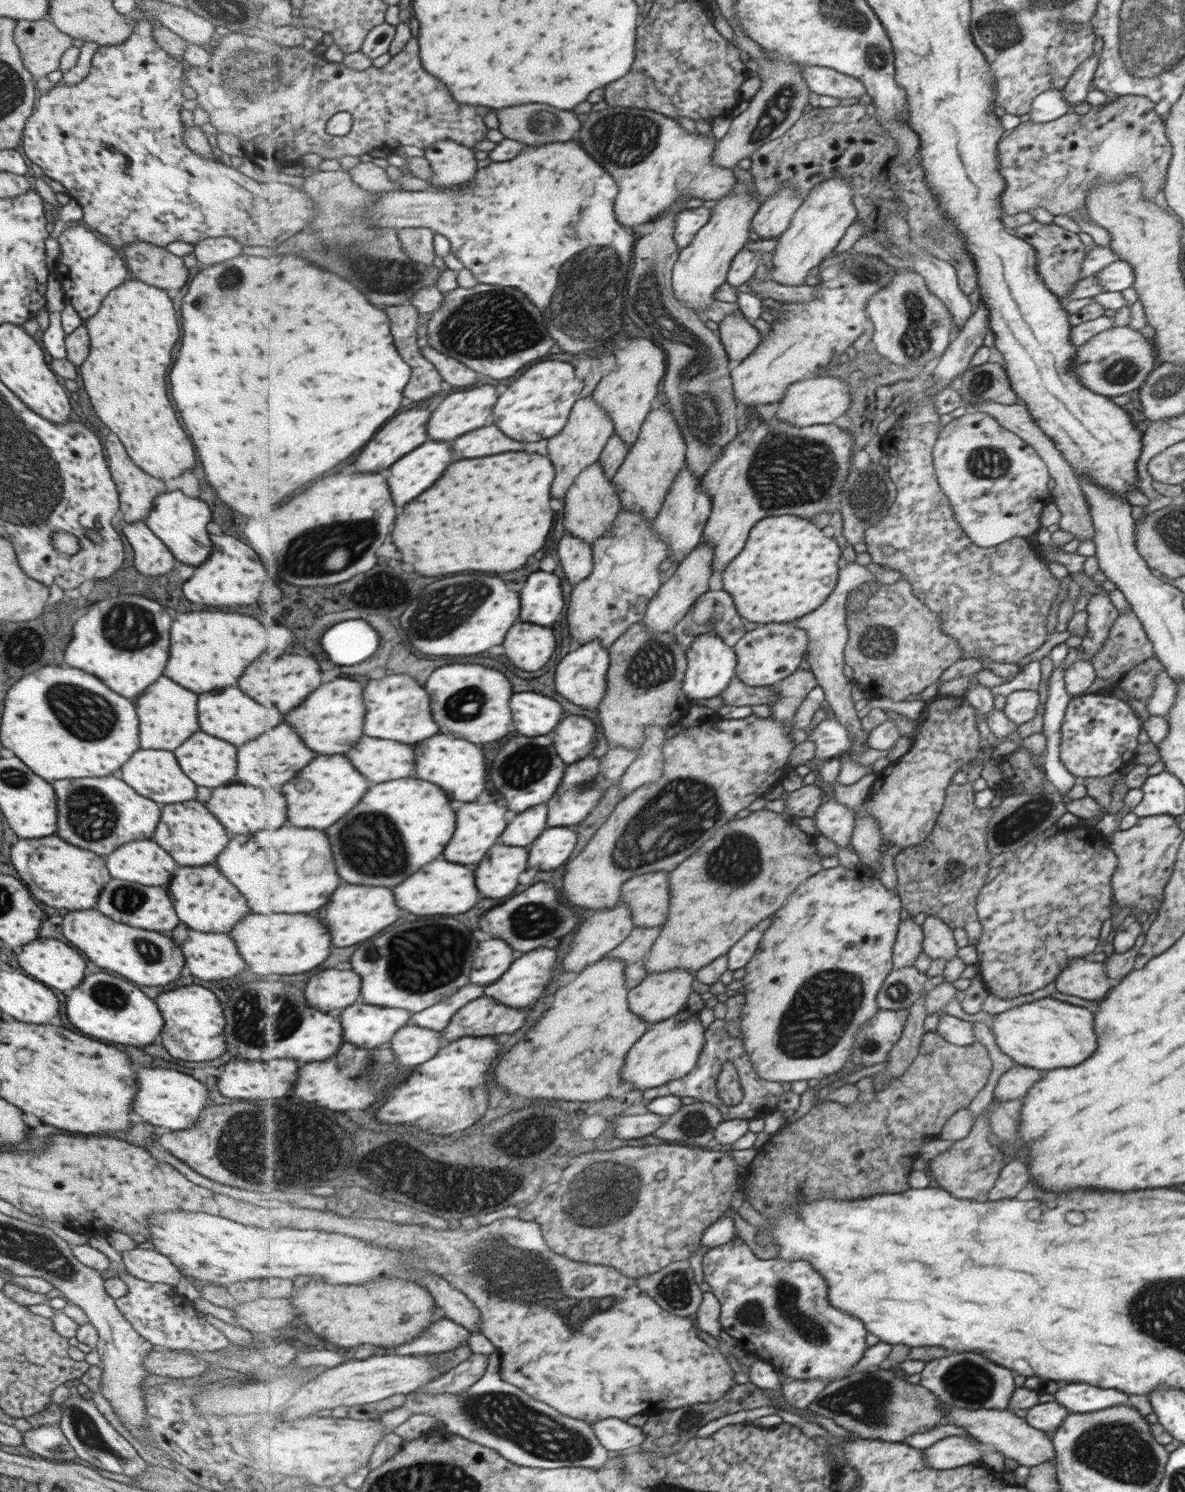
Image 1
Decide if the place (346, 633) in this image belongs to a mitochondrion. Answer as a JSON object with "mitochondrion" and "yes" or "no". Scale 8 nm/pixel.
{"mitochondrion":"no"}

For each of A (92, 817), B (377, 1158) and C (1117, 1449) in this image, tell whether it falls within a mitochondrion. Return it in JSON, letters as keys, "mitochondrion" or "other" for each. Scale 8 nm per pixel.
{"A":"mitochondrion","B":"mitochondrion","C":"mitochondrion"}

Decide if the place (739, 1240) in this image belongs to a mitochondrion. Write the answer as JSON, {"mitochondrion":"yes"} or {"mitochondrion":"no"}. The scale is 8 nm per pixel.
{"mitochondrion":"no"}

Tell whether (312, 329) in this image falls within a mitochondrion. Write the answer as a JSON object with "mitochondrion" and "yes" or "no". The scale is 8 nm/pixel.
{"mitochondrion":"no"}

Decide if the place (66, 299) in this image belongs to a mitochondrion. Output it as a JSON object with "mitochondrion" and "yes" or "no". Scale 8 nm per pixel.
{"mitochondrion":"no"}

